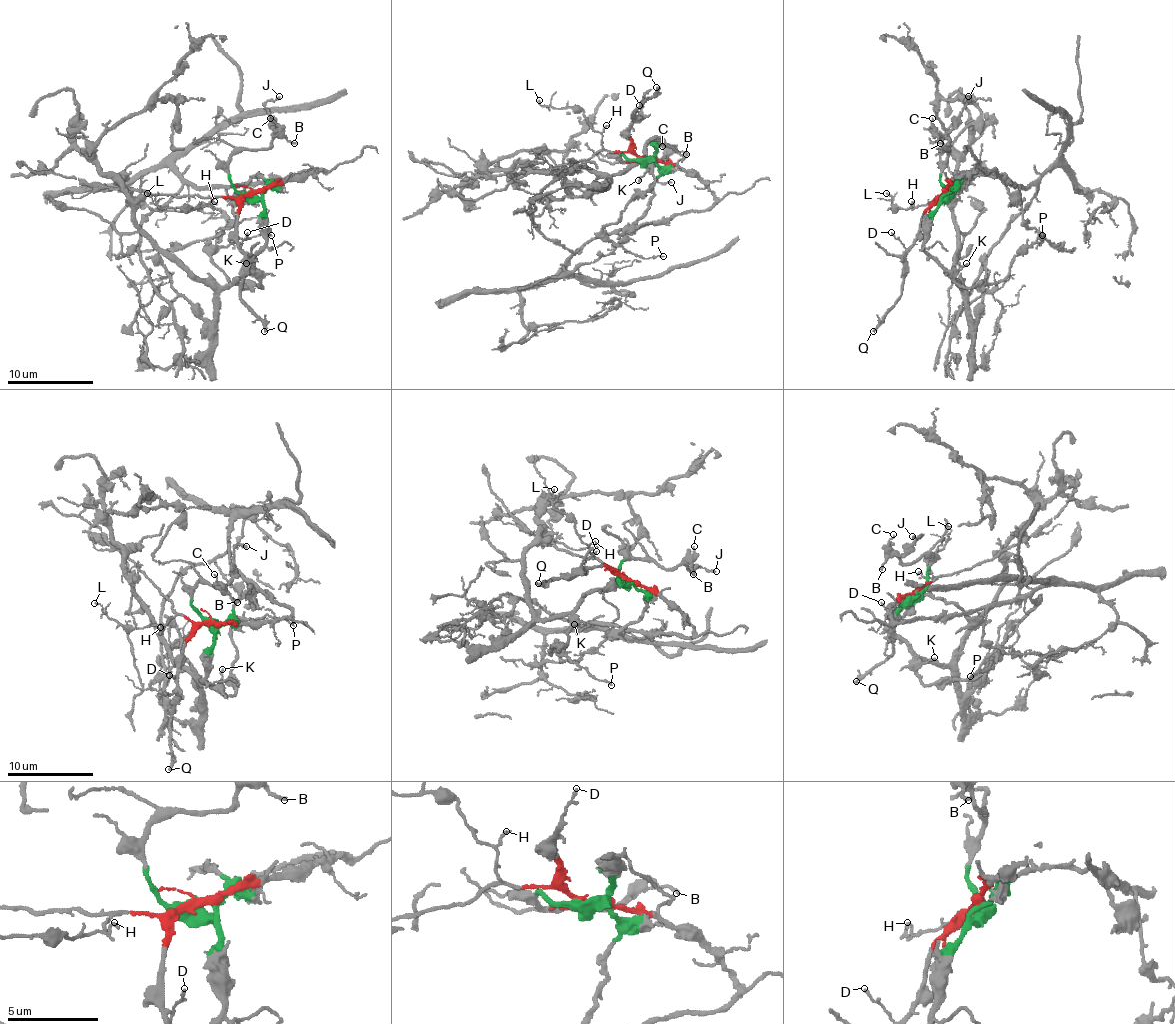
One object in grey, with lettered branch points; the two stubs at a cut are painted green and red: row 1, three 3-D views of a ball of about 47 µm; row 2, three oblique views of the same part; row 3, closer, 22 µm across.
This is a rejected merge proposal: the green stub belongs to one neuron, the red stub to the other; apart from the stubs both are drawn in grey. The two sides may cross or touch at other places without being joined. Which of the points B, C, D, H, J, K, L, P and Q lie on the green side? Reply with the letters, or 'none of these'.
B, C, J, K, P

